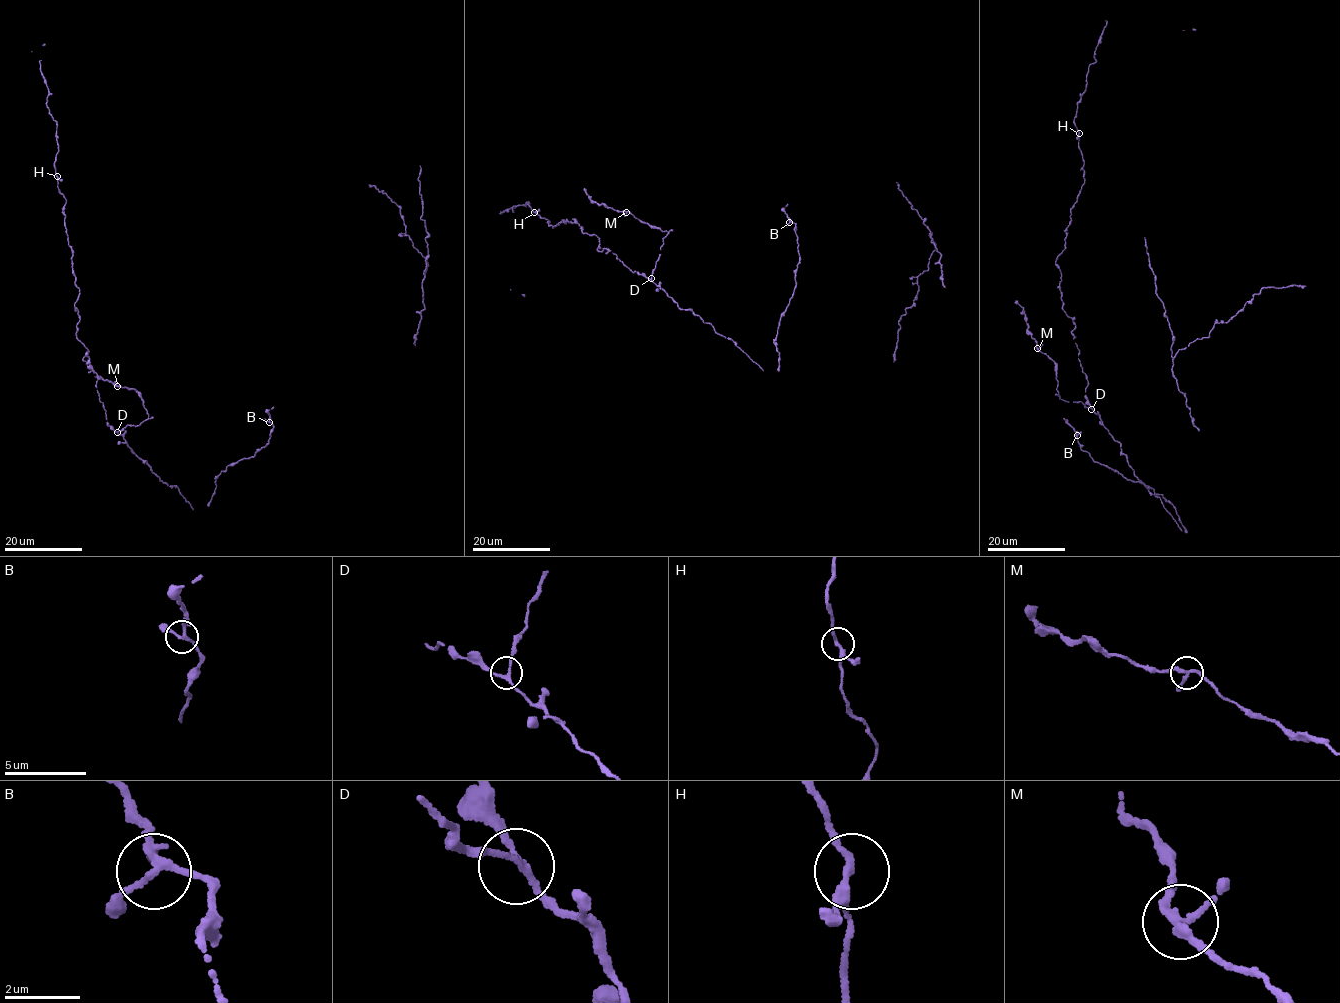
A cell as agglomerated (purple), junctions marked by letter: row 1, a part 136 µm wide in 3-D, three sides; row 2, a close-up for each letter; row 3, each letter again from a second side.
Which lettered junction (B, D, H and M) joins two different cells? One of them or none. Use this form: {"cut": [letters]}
{"cut": ["M"]}

